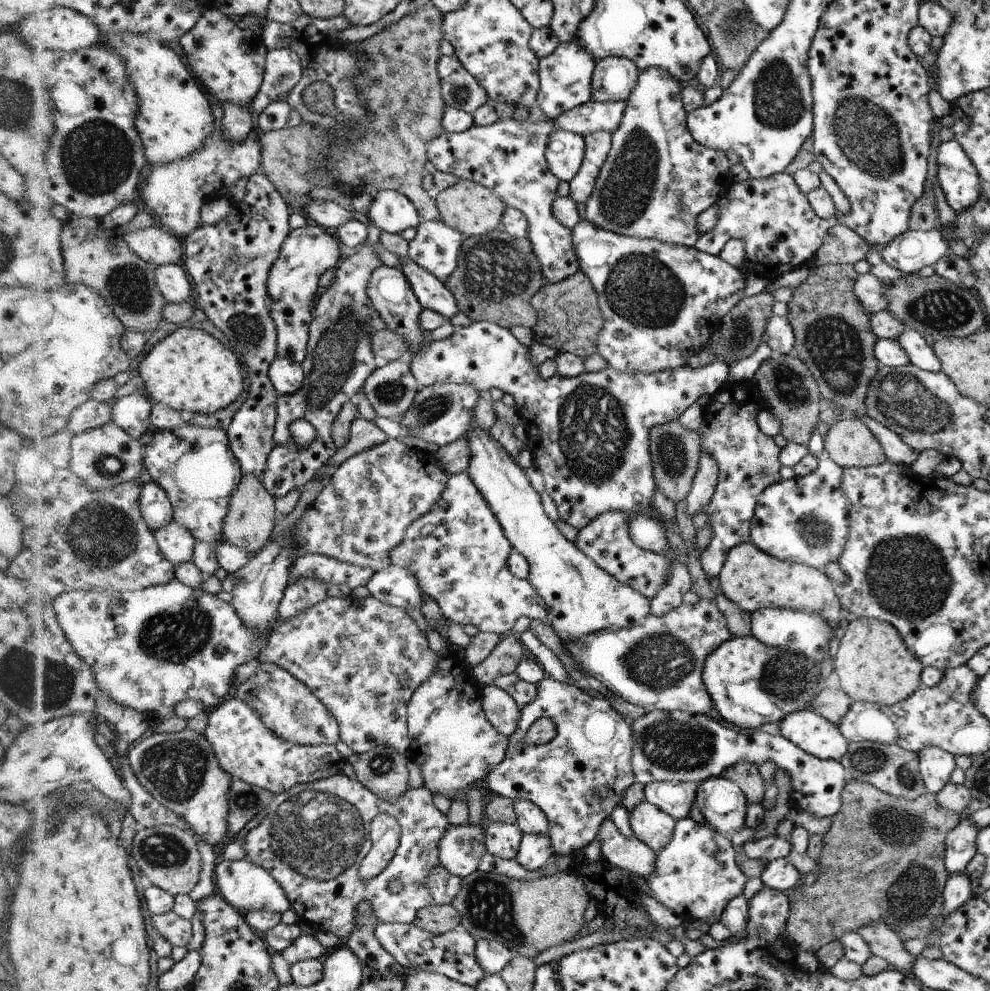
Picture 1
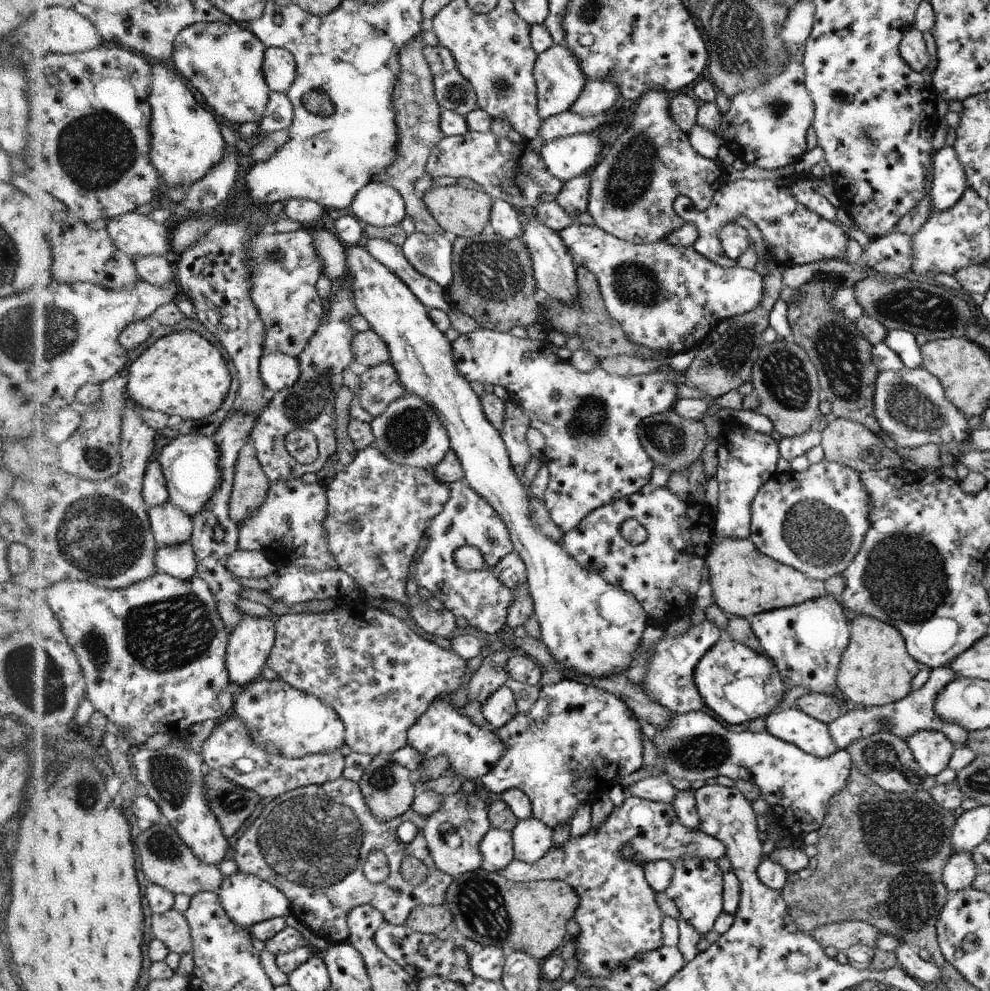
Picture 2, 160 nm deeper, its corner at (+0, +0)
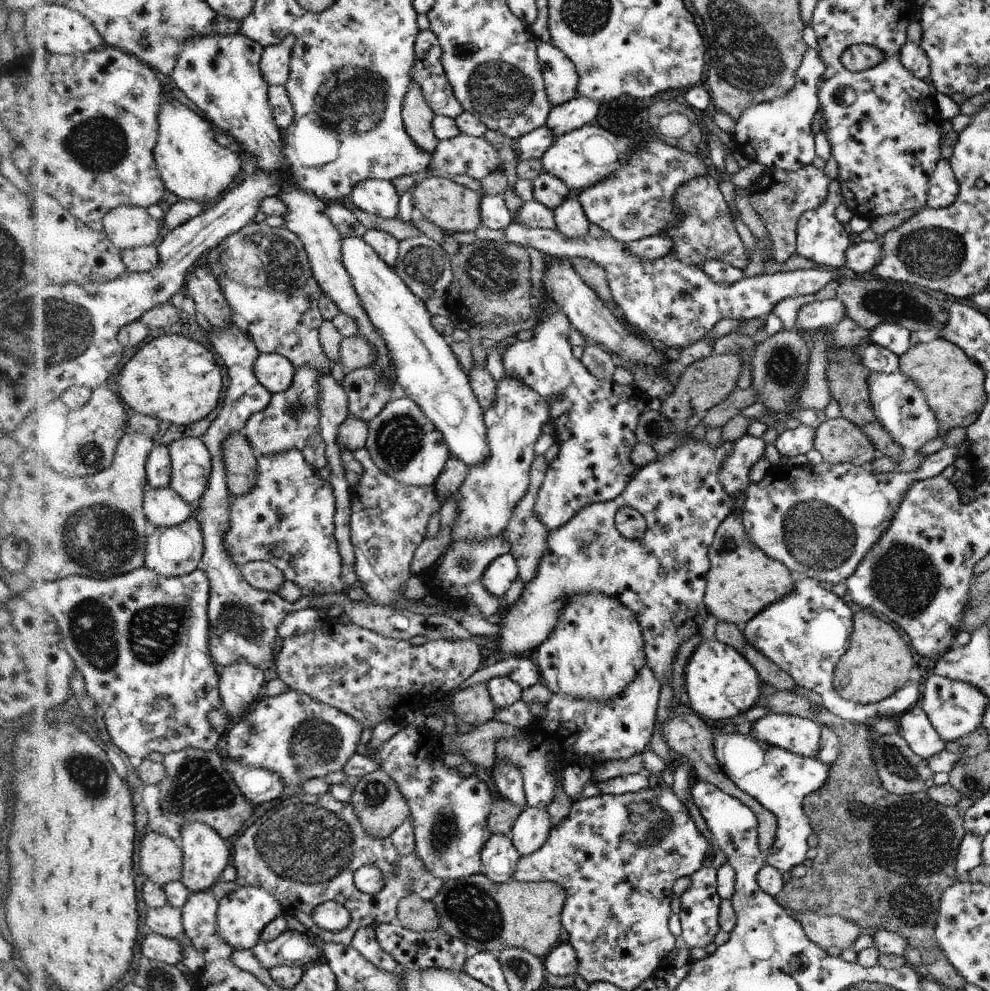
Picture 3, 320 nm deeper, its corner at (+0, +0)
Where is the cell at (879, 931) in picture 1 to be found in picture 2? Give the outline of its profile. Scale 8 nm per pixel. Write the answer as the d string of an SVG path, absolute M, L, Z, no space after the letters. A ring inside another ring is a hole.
M858 919L826 923L813 928L809 933L821 947L834 946L839 951L845 951L857 944L876 950L878 949L877 938L882 936L882 932L874 924Z

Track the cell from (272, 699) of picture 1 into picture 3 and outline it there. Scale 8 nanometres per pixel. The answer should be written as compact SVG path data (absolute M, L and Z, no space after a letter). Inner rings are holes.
M290 689L275 697L264 694L252 710L228 732L228 756L245 765L256 765L280 773L285 782L284 797L300 793L301 784L310 779L324 779L330 773L342 772L342 768L360 744L361 724L349 713L332 705L314 700L306 693L299 693Z

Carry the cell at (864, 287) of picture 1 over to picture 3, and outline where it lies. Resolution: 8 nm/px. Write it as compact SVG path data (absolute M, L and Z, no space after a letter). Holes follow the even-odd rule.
M838 298L816 300L802 305L798 310L794 328L804 333L814 333L822 327L833 327L846 316L843 302Z

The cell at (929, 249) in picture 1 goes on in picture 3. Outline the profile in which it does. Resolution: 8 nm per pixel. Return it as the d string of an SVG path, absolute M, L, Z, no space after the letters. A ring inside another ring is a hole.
M854 239L845 252L845 266L860 276L866 276L871 272L875 264L878 264L882 249L880 241L867 242Z

